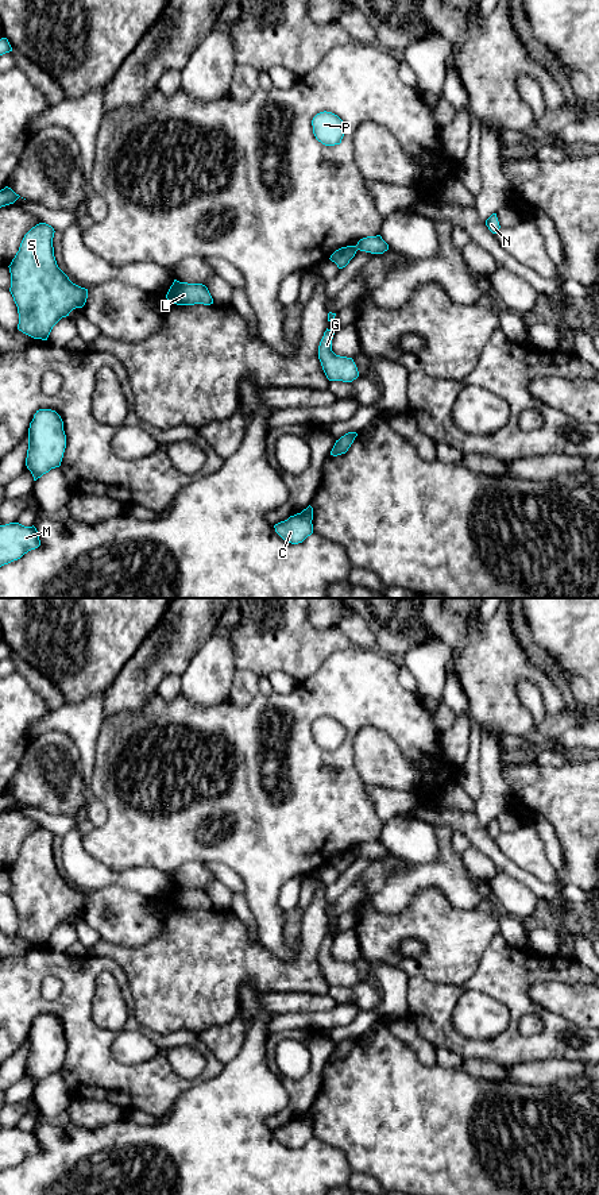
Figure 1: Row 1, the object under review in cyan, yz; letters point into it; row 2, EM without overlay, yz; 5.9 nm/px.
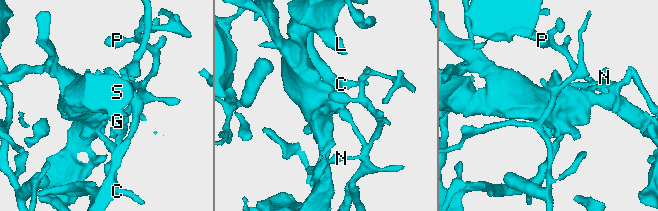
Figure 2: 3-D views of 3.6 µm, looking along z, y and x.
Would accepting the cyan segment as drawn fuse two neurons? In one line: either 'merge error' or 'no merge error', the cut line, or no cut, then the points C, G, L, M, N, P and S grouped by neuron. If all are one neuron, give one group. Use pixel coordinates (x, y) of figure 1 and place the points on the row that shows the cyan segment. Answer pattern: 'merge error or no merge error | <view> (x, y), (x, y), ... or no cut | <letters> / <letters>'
merge error | yz (355, 246), (358, 249) | C M N P / G L S

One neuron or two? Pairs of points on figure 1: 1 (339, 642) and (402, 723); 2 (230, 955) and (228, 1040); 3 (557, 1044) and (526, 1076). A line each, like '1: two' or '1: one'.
1: two
2: two
3: two

